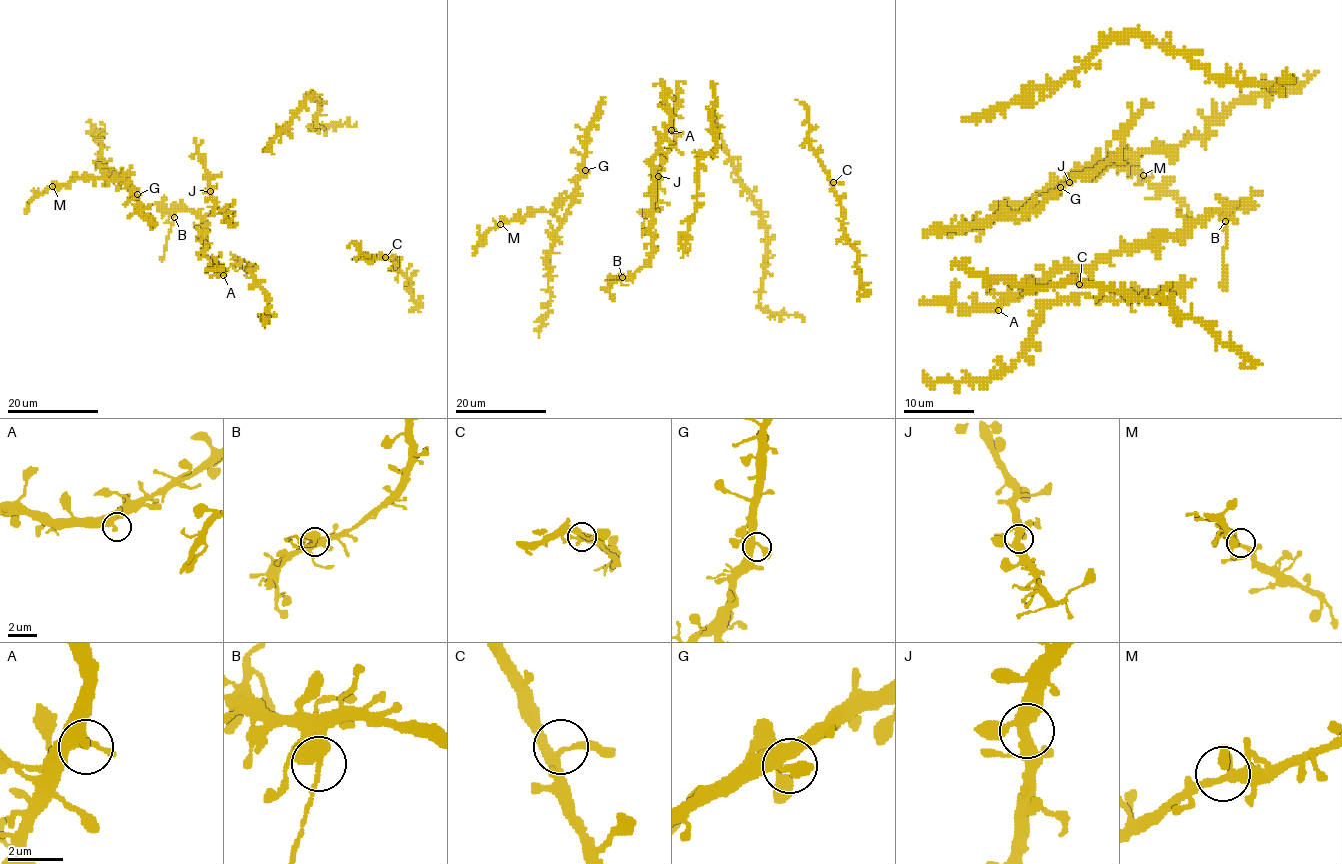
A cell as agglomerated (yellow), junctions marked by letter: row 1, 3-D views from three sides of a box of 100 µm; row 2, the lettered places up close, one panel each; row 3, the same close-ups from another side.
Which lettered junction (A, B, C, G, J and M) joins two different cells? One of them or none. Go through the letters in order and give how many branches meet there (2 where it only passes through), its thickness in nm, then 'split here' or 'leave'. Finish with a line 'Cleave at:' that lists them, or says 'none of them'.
A: branches 3; calibre 320 nm; leave
B: branches 3; calibre 280 nm; split here
C: branches 3; calibre 280 nm; leave
G: branches 3; calibre 340 nm; leave
J: branches 3; calibre 360 nm; leave
M: branches 3; calibre 240 nm; leave
Cleave at: B

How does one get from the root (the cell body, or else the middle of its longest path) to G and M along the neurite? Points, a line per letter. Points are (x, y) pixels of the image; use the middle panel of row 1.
G: (593, 123), (586, 138), (585, 170)
M: (593, 123), (586, 138), (583, 174), (576, 188), (554, 209), (529, 211), (500, 224)

